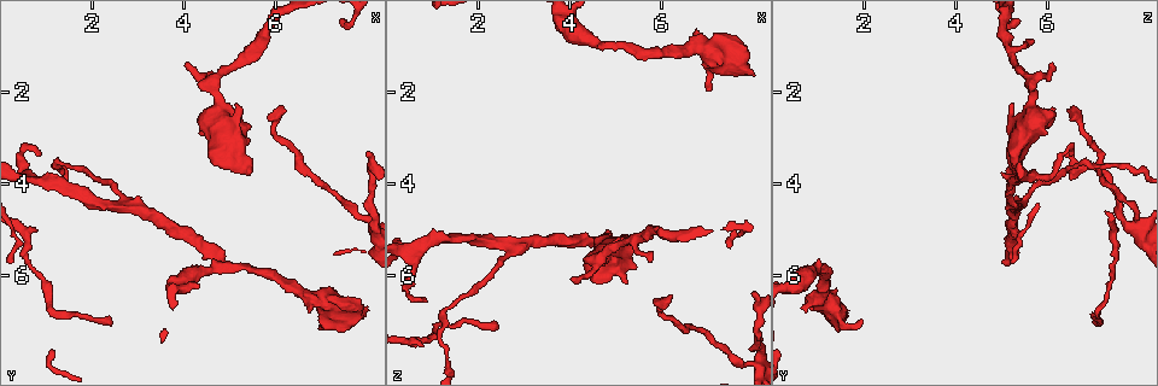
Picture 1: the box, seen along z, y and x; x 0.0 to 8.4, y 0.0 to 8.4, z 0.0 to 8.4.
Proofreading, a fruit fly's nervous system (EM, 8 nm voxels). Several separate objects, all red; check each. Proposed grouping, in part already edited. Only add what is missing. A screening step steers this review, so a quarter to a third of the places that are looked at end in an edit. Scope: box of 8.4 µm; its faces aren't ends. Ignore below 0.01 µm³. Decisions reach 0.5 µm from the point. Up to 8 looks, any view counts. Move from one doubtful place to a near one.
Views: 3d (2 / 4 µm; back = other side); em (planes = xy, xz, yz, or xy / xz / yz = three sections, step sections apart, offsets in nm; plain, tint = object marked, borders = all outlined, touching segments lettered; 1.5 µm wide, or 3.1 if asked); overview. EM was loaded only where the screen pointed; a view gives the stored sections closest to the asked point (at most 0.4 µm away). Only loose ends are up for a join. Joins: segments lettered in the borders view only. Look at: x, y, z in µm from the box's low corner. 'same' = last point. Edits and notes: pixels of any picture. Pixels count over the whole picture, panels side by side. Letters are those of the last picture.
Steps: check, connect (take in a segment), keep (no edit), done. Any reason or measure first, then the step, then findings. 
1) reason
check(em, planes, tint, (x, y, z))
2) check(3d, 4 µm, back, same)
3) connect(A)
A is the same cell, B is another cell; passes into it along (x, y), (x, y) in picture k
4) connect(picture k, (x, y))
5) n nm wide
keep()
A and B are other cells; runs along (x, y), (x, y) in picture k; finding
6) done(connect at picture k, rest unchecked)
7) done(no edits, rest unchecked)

an open end
check(3d, 2 µm, (4.90, 5.75, 5.05))

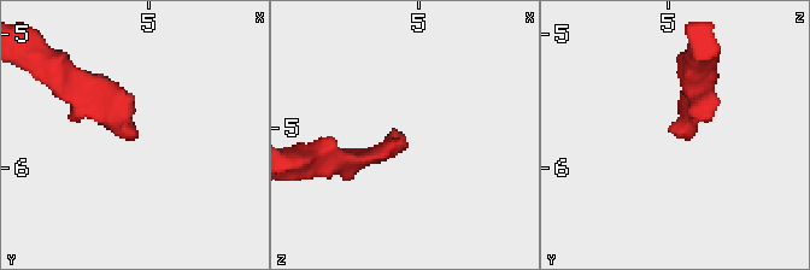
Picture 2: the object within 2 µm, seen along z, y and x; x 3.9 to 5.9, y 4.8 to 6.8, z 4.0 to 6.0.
need the tissue
check(em, planes, tint, (4.88, 5.72, 5.06))

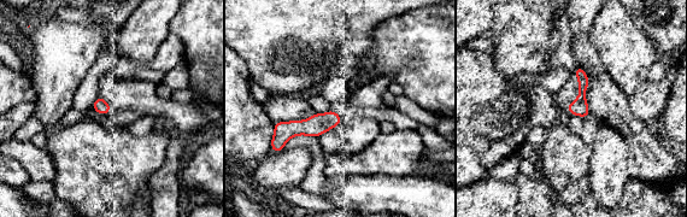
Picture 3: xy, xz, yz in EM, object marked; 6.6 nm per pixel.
check(em, planes, borders, same)

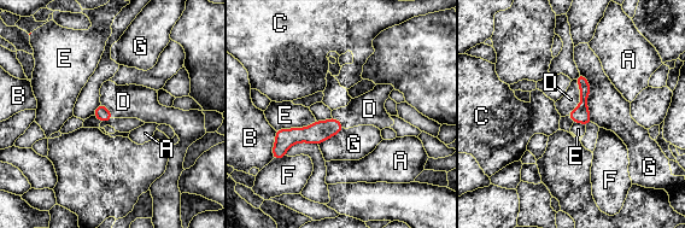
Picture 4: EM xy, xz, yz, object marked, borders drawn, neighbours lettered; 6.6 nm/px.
connect(D)
D is the same cell, A, B, C, E, F and G are other cells; it goes on there

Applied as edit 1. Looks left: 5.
thin end
check(3d, 2 µm, (6.95, 6.95, 1.95))

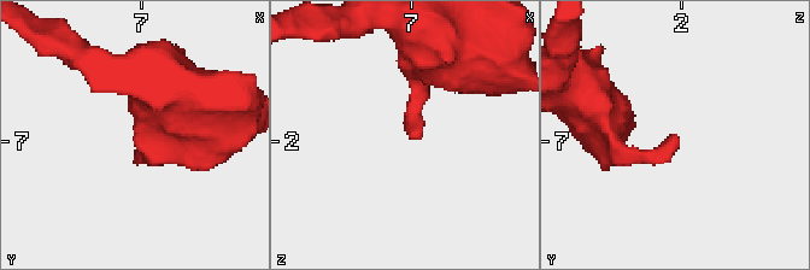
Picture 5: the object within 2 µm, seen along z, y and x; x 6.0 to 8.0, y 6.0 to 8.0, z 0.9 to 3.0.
shape alone is not enough
check(em, planes, tint, (6.98, 6.98, 1.98))

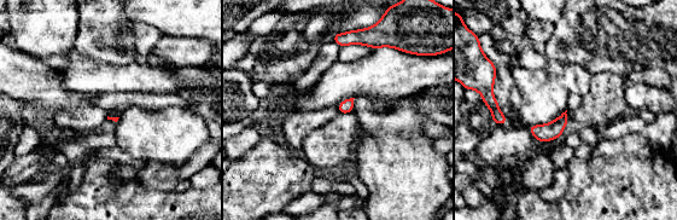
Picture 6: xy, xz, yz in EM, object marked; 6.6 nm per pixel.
what lies round it
check(em, planes, borders, same)

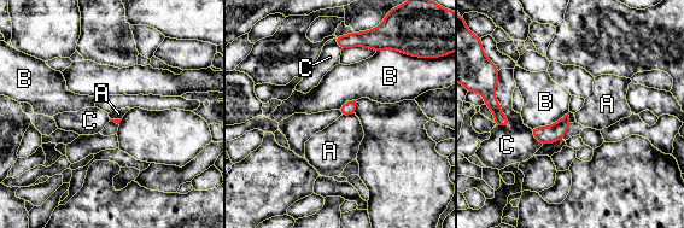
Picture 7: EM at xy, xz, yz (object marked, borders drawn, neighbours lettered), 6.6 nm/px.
C touches over 360 nm
keep()
A, B and C are other cells; border along (497, 76), (495, 94), (508, 127) in picture 7; no lettered segment goes on from it

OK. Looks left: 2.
done(connect at picture 4, rest unchecked)

